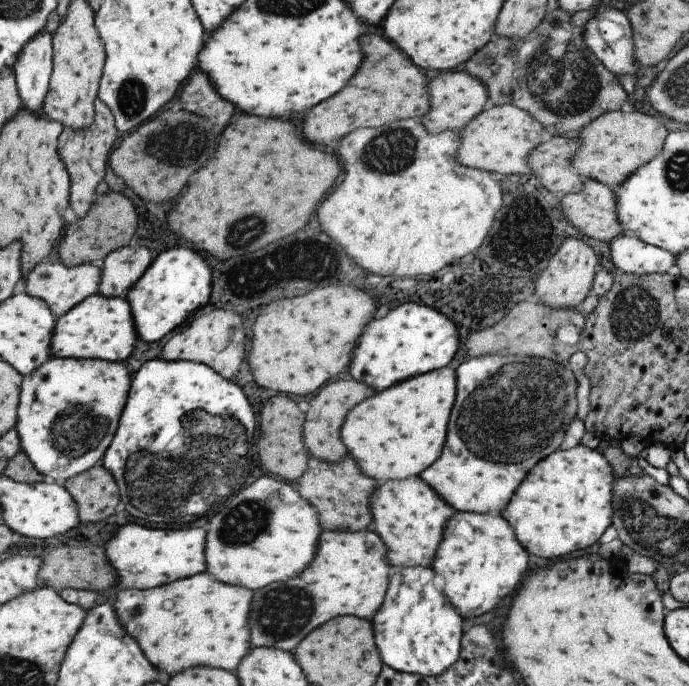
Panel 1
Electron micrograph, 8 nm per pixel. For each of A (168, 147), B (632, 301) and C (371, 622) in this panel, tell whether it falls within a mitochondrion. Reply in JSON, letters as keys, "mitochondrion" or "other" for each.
{"A":"mitochondrion","B":"mitochondrion","C":"other"}

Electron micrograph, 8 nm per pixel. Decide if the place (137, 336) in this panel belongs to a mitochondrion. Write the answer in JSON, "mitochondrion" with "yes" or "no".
{"mitochondrion":"no"}

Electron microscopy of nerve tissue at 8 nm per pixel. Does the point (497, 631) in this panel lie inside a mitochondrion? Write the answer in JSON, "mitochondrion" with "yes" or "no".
{"mitochondrion":"no"}

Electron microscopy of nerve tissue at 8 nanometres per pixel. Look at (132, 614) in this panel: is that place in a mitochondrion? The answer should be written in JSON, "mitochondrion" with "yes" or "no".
{"mitochondrion":"yes"}

